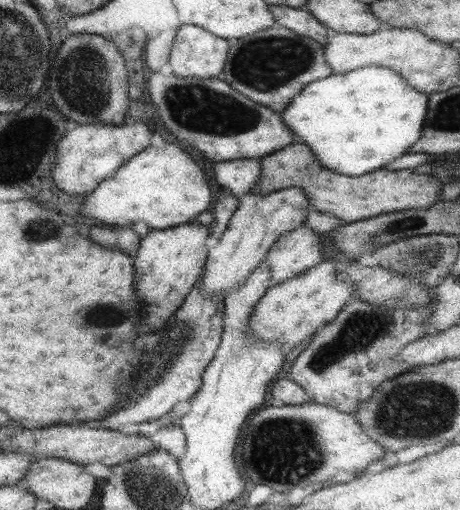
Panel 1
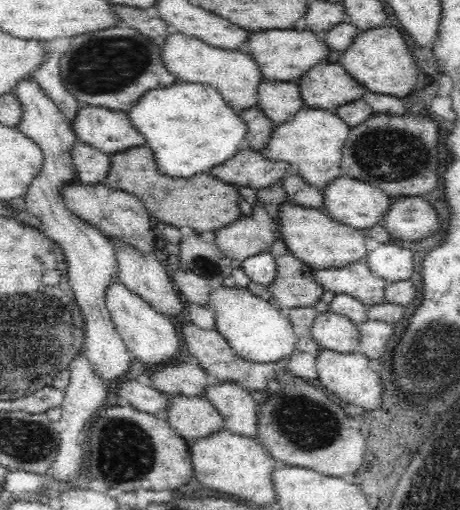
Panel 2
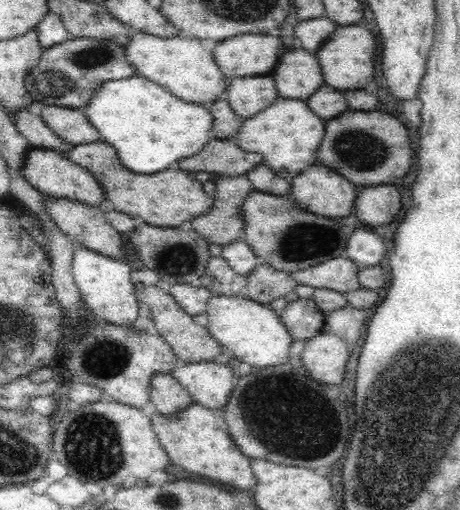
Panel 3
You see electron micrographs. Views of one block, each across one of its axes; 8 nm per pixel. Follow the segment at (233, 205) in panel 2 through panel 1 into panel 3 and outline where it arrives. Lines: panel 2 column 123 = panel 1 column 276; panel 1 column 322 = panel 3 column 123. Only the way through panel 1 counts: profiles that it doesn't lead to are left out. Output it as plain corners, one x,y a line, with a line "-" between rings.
103,140
84,144
73,145
67,150
65,156
74,164
80,165
94,175
94,178
105,190
105,198
114,204
114,208
132,218
141,218
145,223
161,227
178,227
186,220
192,220
195,216
204,214
212,208
213,197
210,197
202,189
202,182
194,178
194,174
178,168
168,168
154,174
136,174
126,168
120,161
116,149

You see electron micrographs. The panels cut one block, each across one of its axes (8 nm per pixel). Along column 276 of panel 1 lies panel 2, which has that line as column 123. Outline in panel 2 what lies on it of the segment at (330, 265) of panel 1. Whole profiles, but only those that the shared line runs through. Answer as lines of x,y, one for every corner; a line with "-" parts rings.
120,281
108,283
105,290
106,307
110,312
112,323
116,331
125,342
132,357
151,365
169,365
172,358
180,353
180,338
176,332
176,326
172,325
170,317
158,313
148,302
144,301
135,292
126,288

